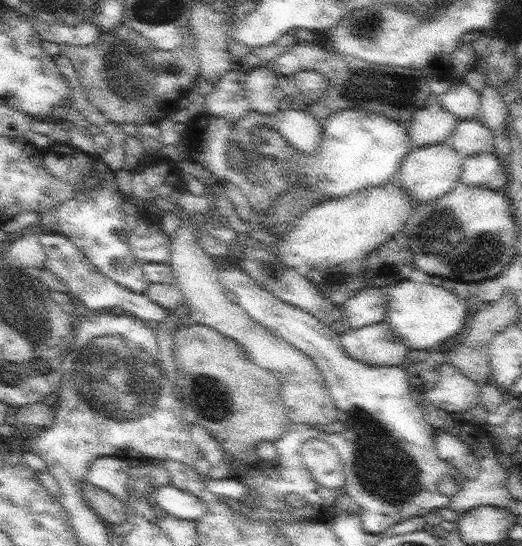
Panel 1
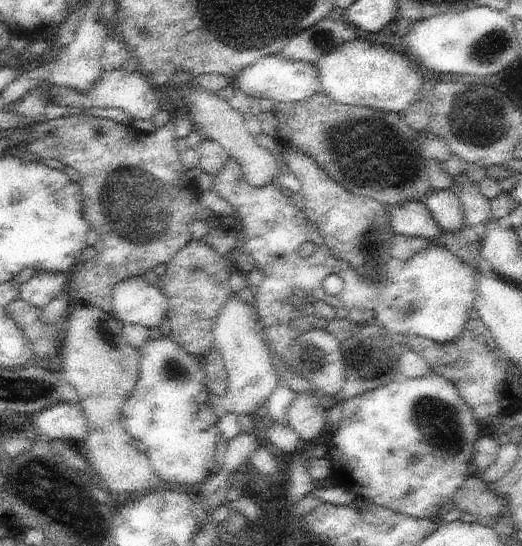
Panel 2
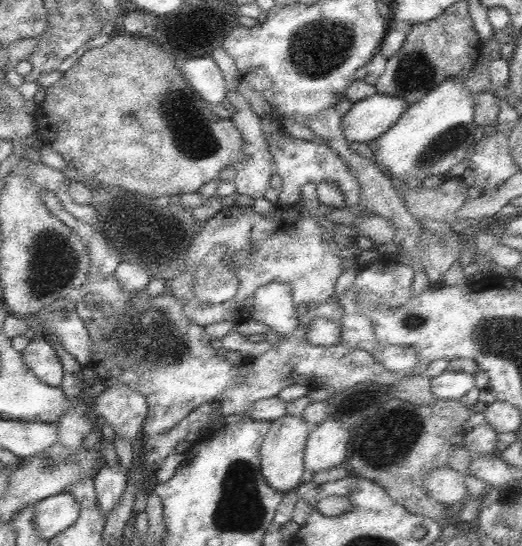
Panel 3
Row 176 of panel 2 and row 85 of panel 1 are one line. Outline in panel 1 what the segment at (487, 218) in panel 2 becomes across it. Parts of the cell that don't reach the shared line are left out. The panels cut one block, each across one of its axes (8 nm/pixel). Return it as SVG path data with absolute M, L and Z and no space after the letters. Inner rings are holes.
M457 82L445 94L441 94L441 106L459 116L459 120L473 118L475 112L481 108L481 92L463 82Z

